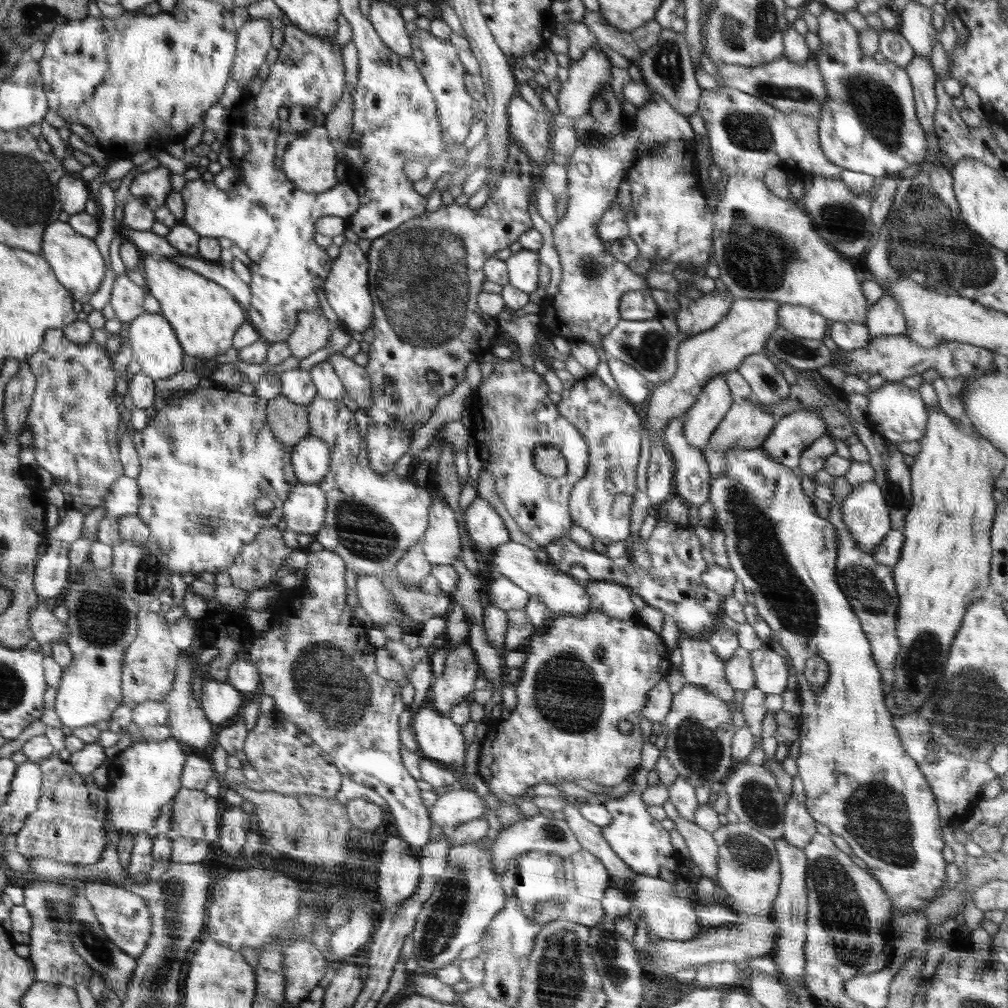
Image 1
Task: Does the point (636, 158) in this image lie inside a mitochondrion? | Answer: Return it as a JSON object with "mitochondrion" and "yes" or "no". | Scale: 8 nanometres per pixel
{"mitochondrion":"no"}

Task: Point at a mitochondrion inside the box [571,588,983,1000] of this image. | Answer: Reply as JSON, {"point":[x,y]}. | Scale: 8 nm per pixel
{"point":[877,817]}

